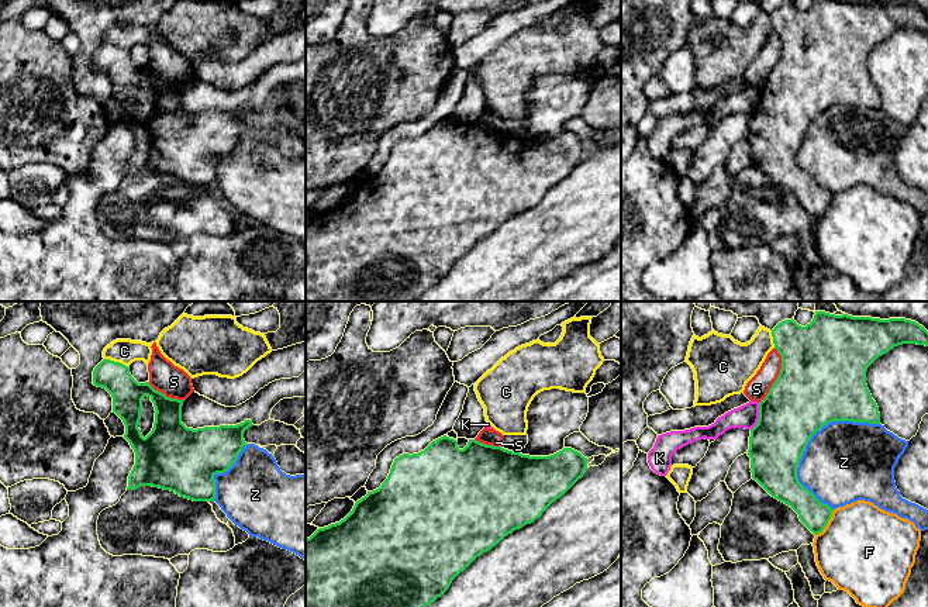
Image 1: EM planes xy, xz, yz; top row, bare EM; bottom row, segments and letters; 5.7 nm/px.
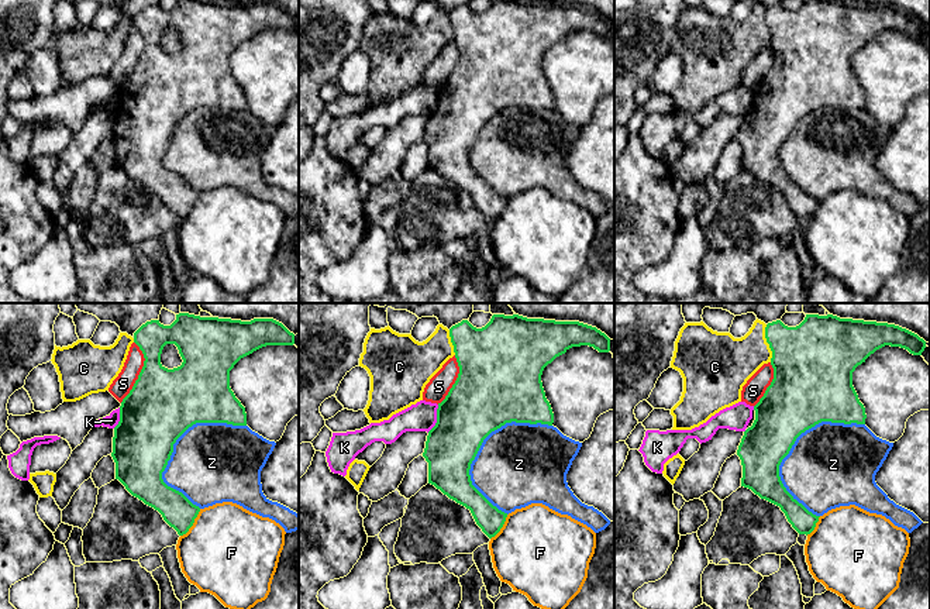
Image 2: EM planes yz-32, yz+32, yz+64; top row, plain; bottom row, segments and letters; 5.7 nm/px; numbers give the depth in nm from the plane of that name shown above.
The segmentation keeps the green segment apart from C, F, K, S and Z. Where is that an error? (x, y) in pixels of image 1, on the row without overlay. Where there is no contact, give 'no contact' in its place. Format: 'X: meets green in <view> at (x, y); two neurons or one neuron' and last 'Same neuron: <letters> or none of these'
C: meets green in xy at (116, 47); two neurons
F: meets green in yz at (827, 207); two neurons
K: meets green in yz at (759, 102); two neurons
S: meets green in yz at (779, 59); two neurons
Z: meets green in yz at (823, 110); two neurons
Same neuron: none of these

